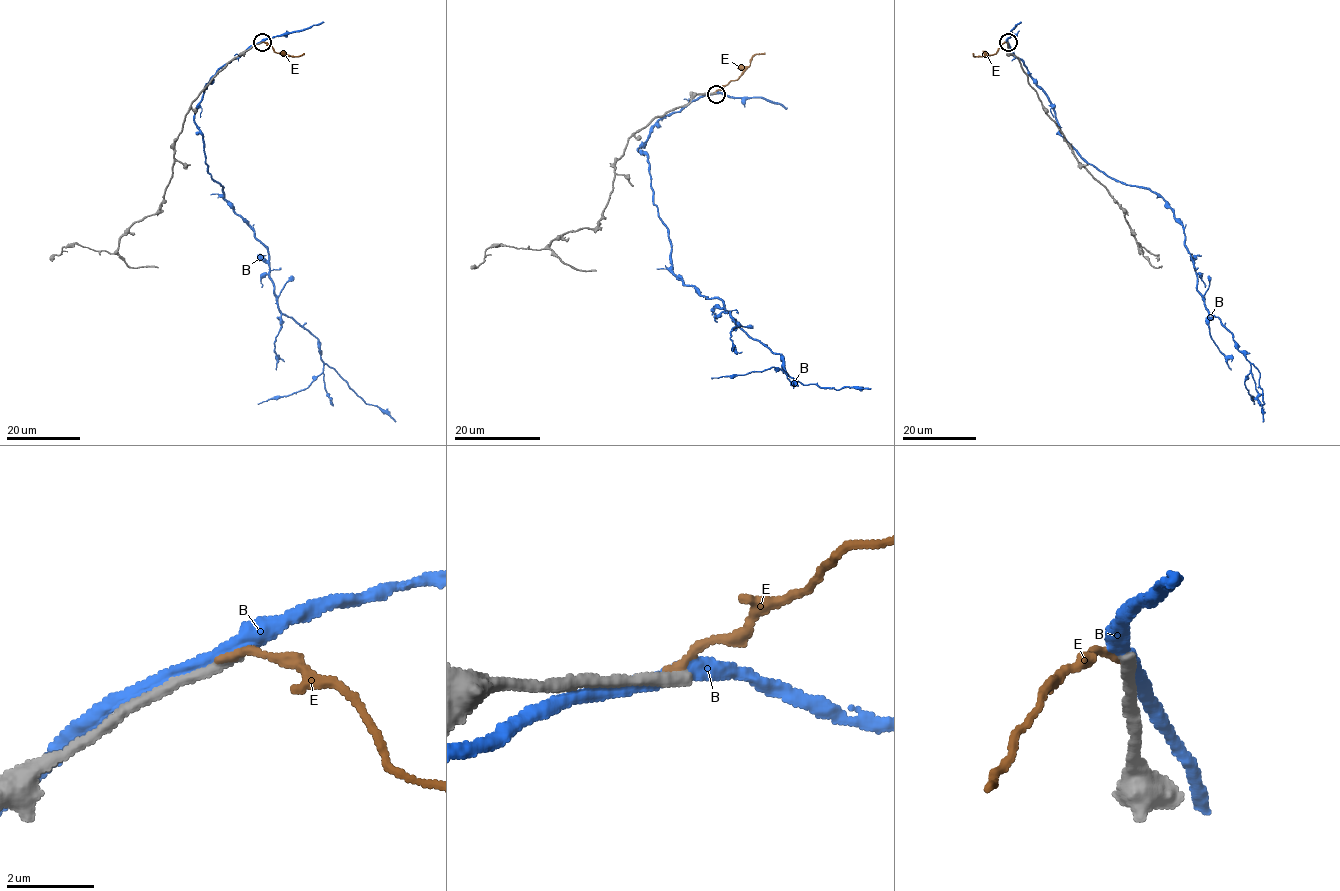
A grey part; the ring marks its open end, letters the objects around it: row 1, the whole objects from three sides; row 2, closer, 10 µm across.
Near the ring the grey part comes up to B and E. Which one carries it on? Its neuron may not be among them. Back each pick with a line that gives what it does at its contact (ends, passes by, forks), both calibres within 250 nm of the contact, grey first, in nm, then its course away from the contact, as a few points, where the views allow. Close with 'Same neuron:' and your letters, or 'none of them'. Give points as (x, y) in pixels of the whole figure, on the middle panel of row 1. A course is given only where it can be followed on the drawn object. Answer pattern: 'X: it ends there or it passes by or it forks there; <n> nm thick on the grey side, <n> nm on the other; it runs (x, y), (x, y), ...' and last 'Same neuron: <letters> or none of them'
Same neuron: none of them

